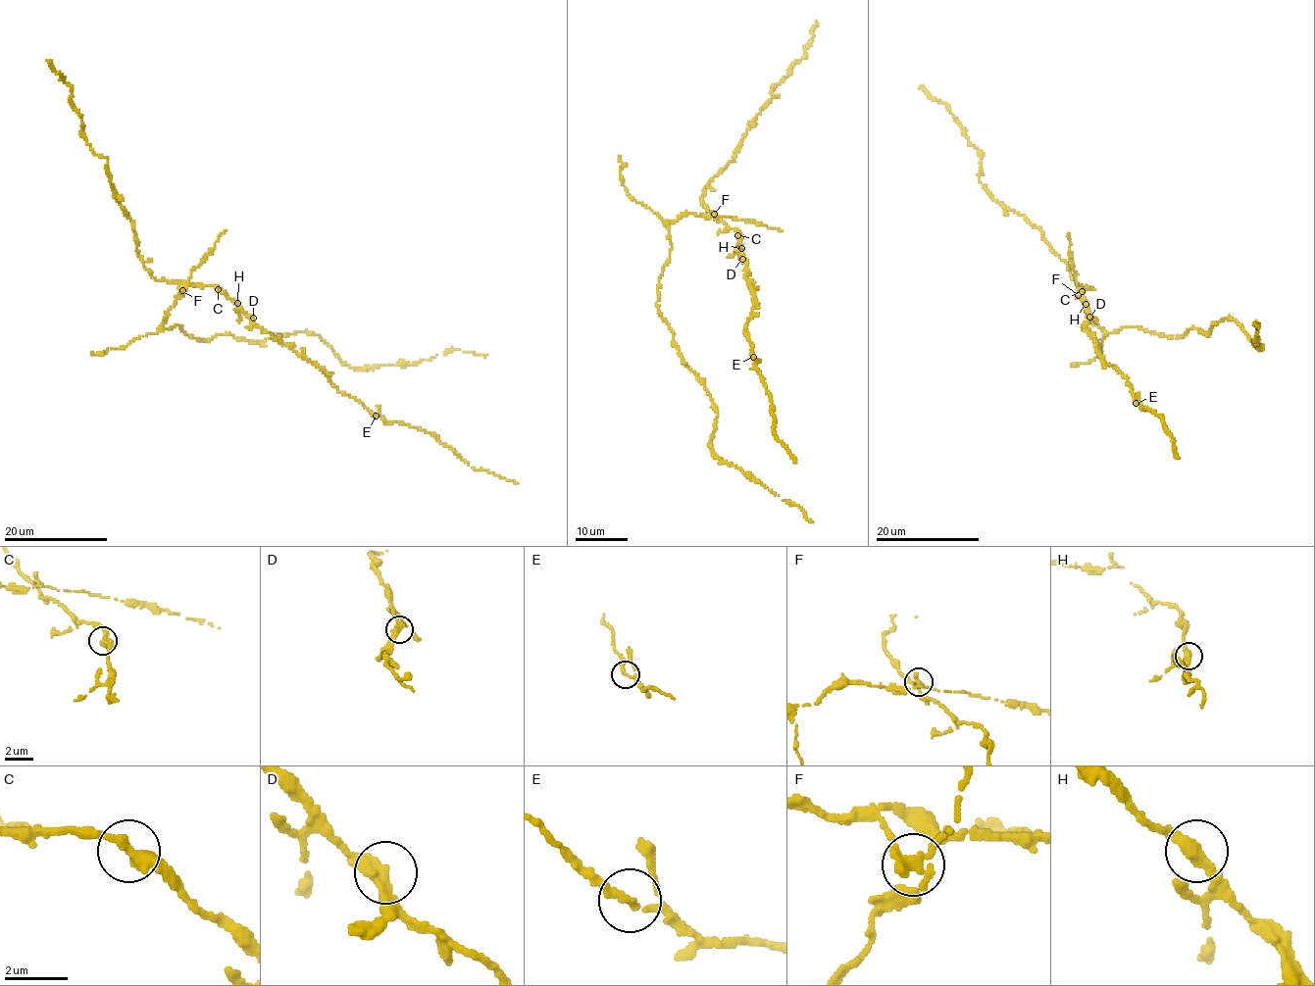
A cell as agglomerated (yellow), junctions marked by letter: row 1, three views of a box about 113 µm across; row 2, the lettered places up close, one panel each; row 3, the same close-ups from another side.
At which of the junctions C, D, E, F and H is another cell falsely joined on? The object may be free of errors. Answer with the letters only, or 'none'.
F

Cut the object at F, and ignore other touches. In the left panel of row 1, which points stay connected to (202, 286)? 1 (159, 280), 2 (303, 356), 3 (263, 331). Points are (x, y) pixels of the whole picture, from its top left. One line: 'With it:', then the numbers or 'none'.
With it: 1, 2, 3

